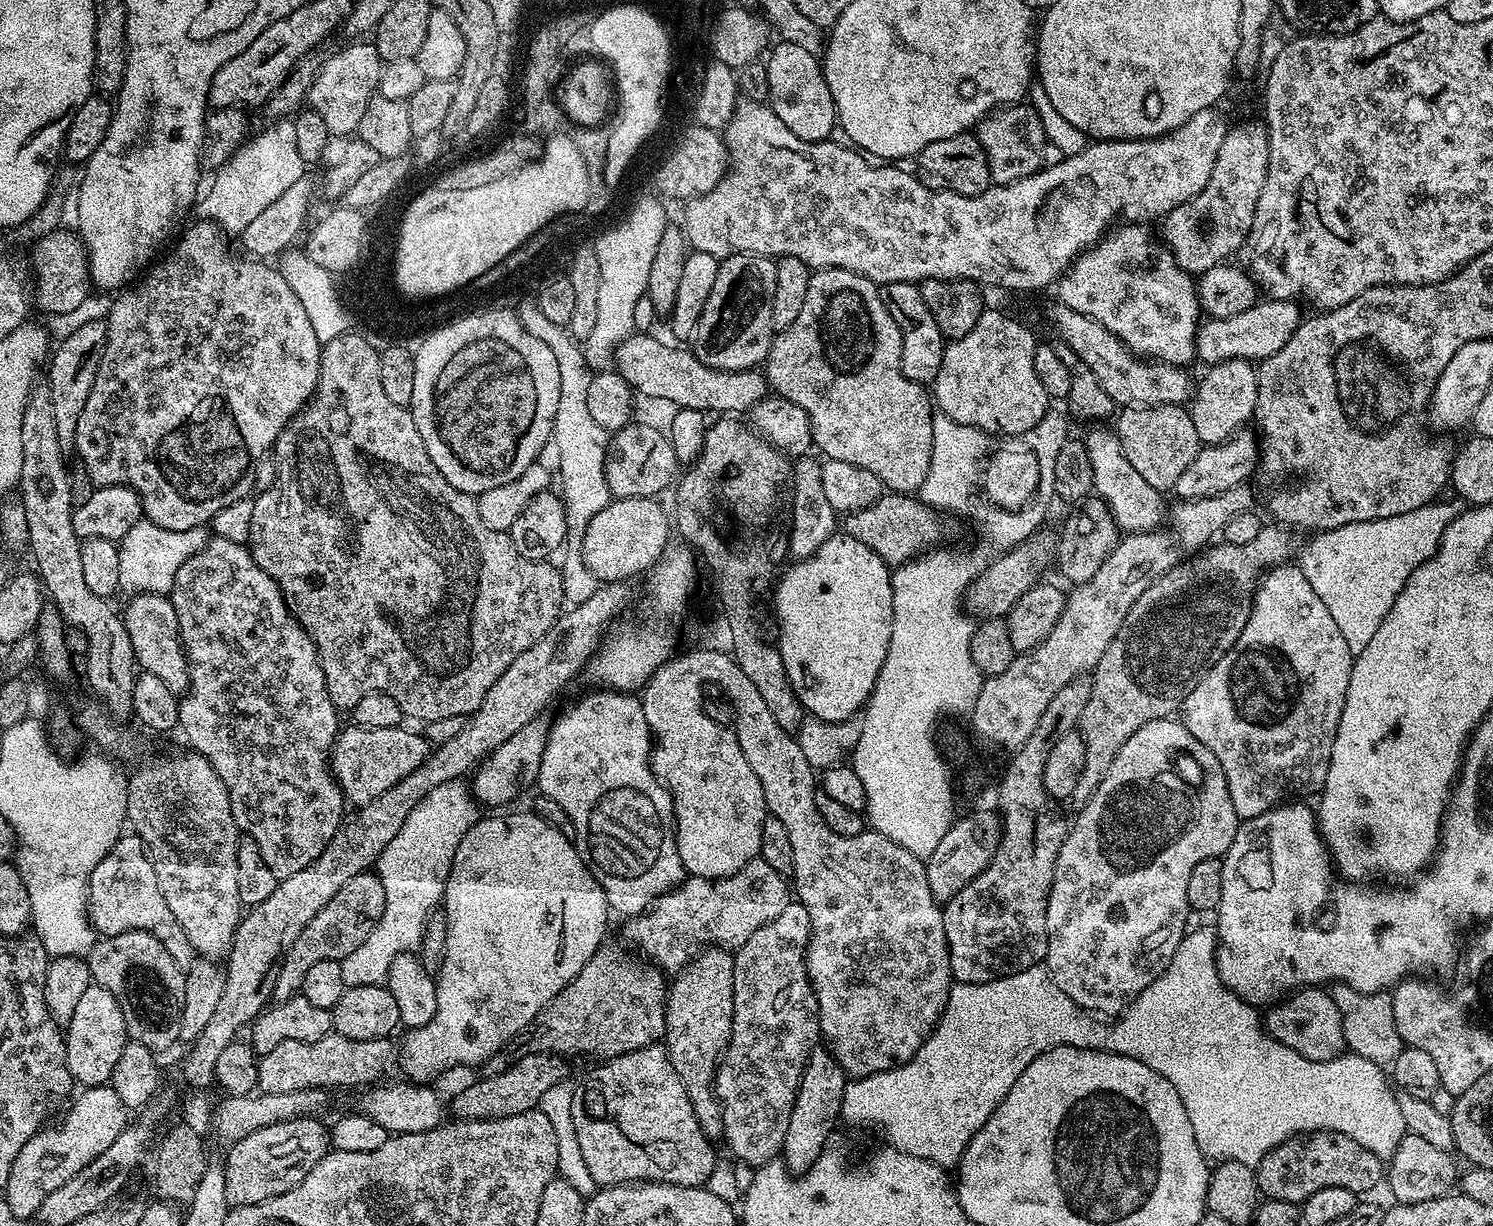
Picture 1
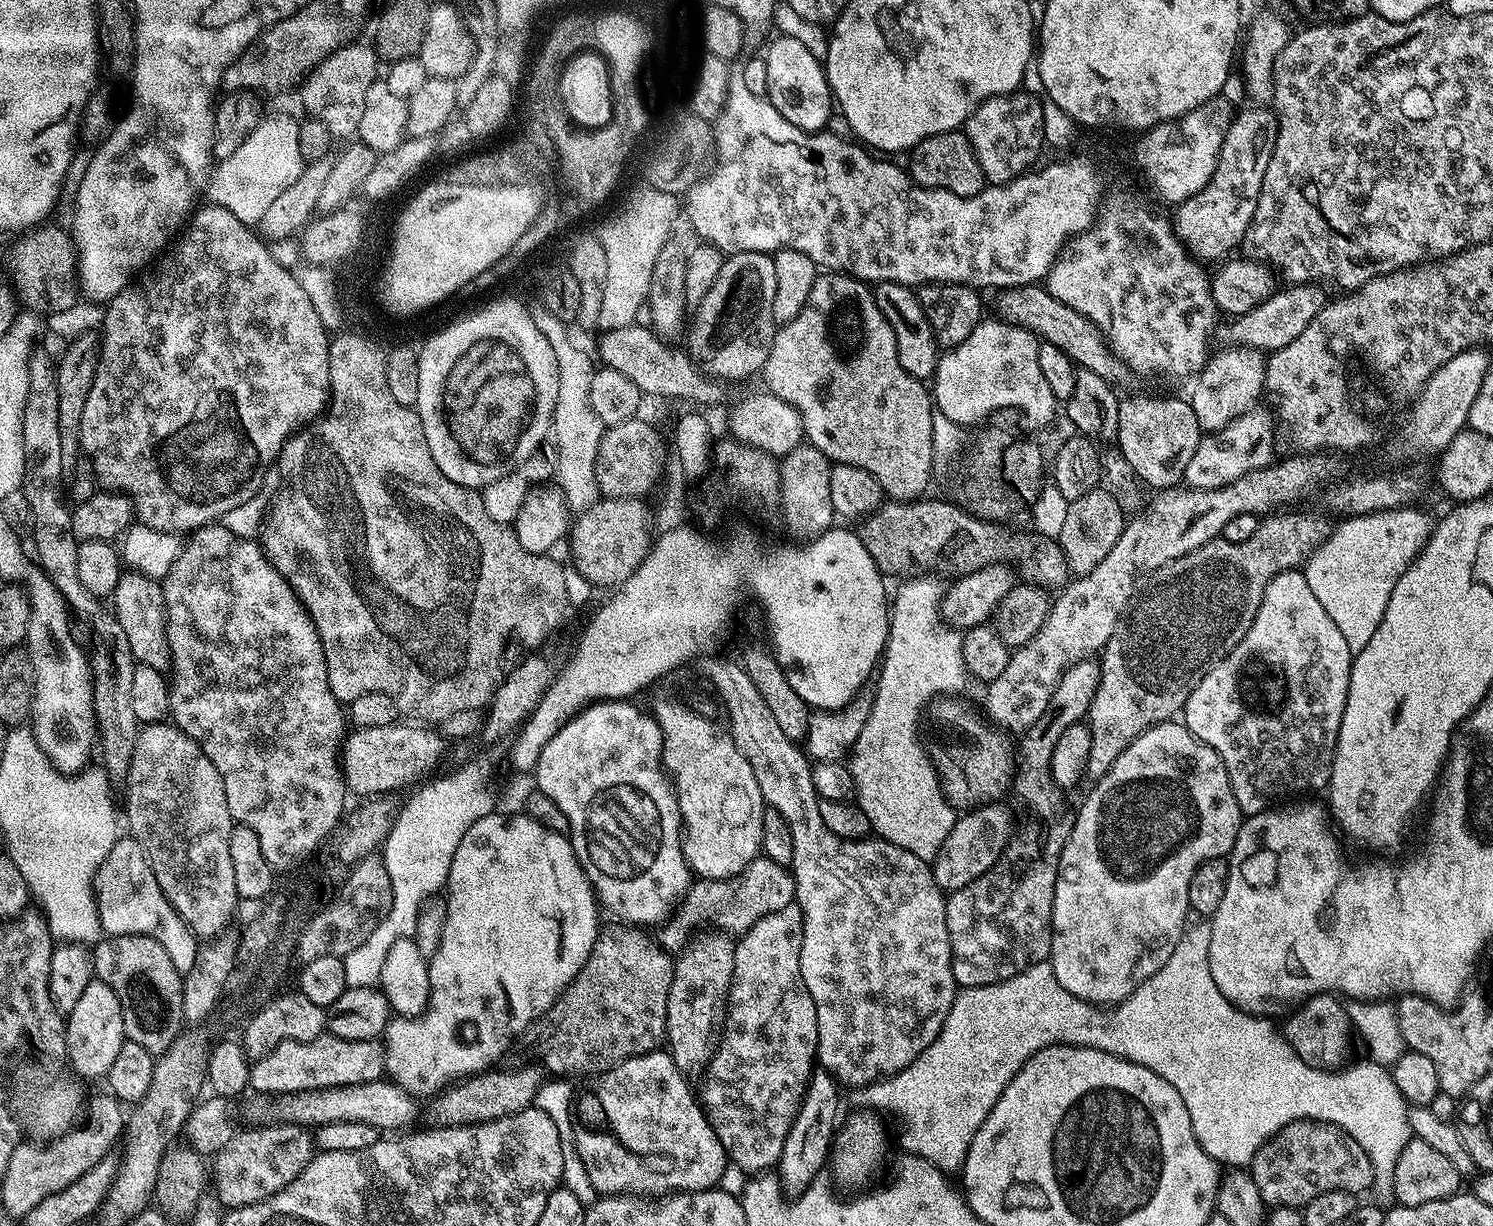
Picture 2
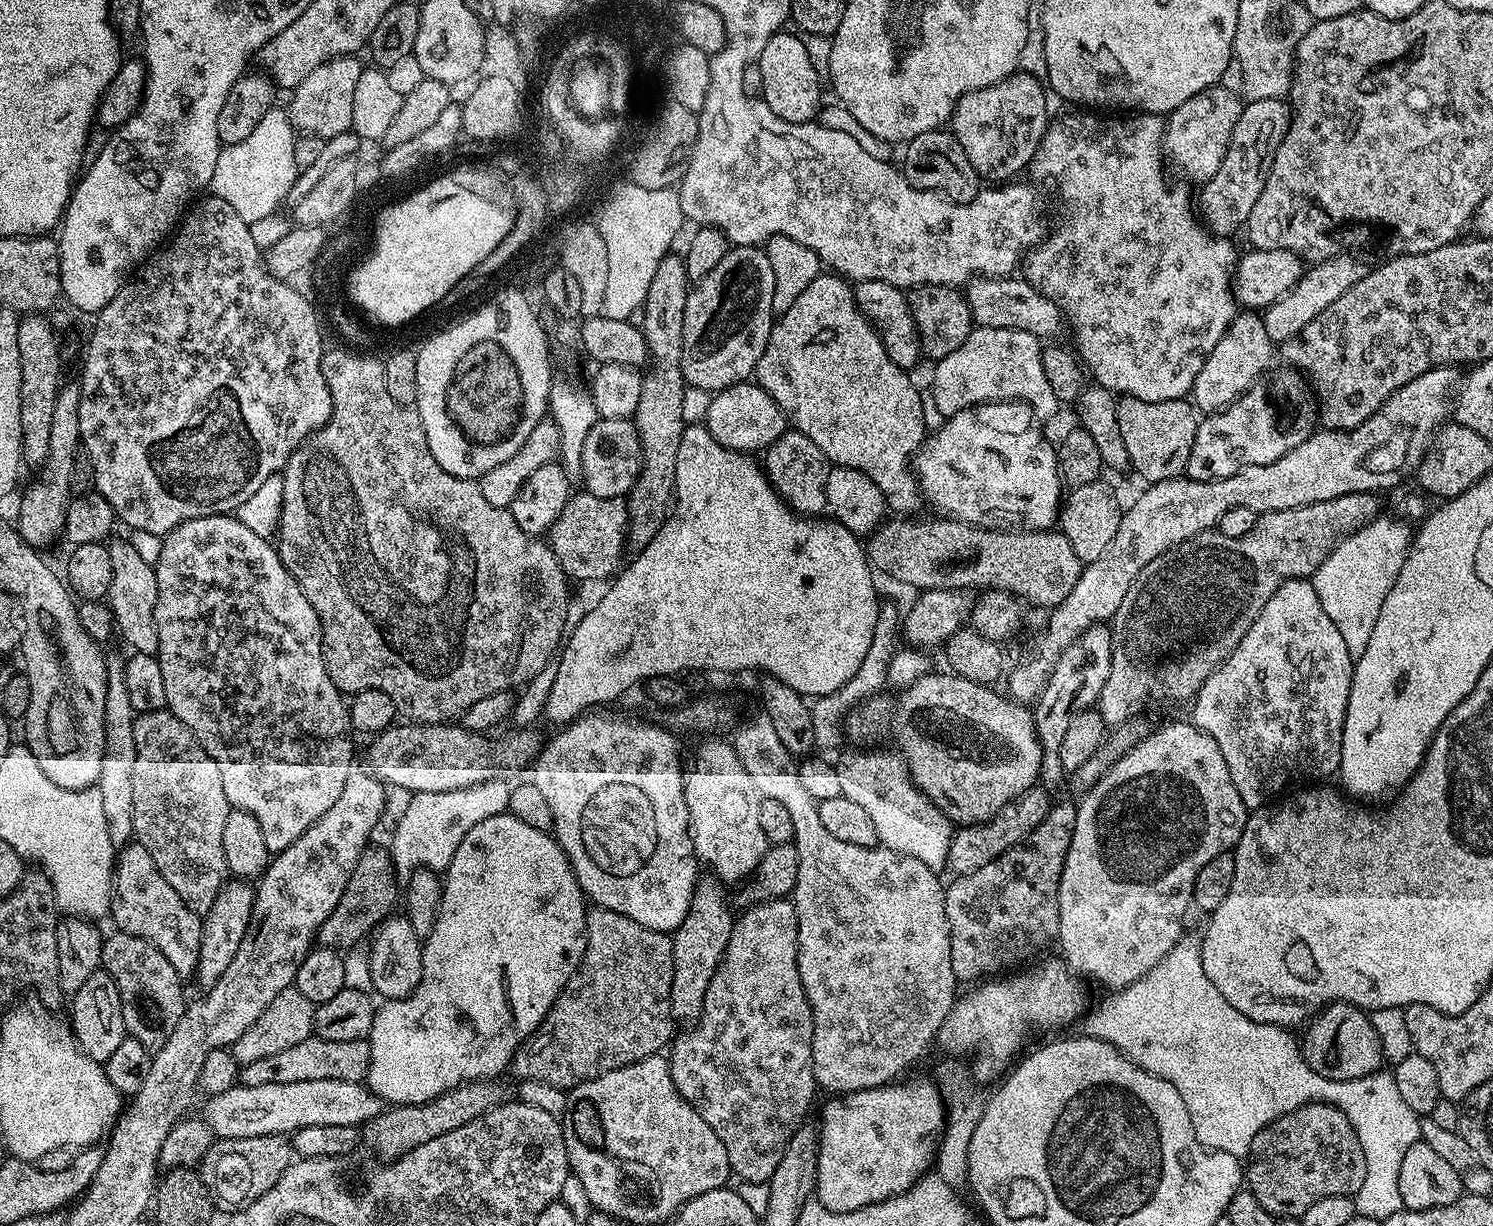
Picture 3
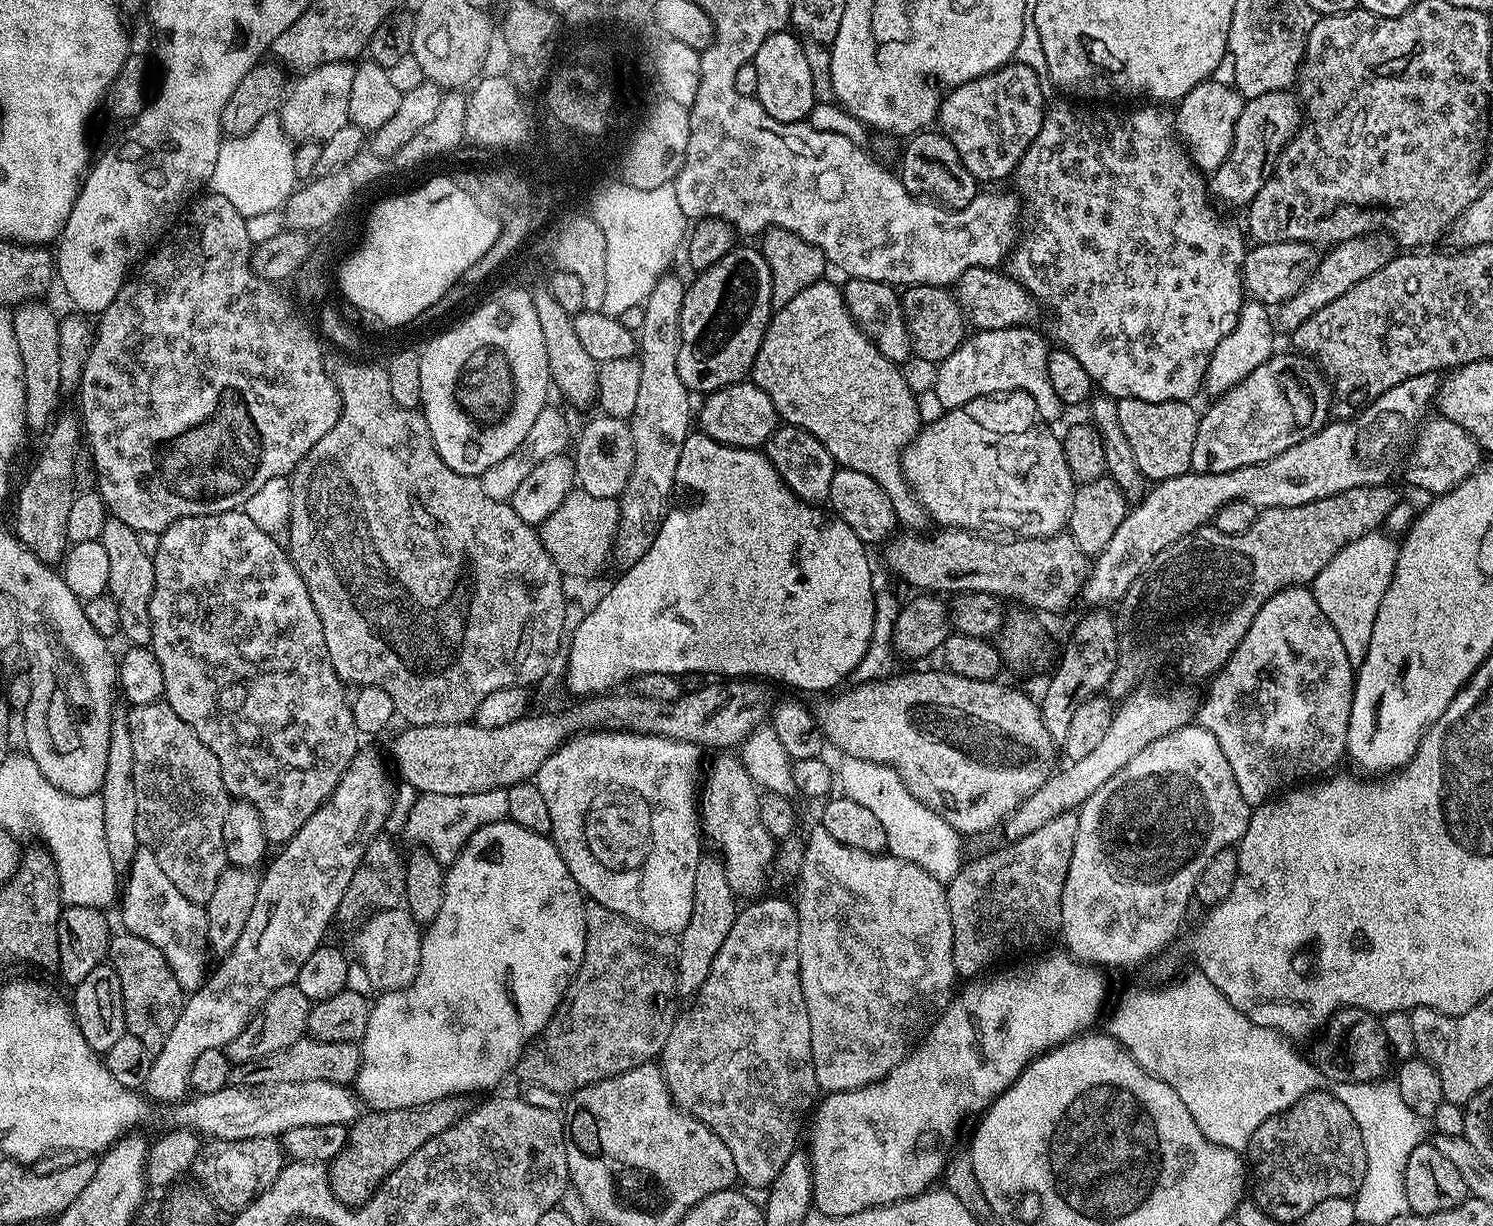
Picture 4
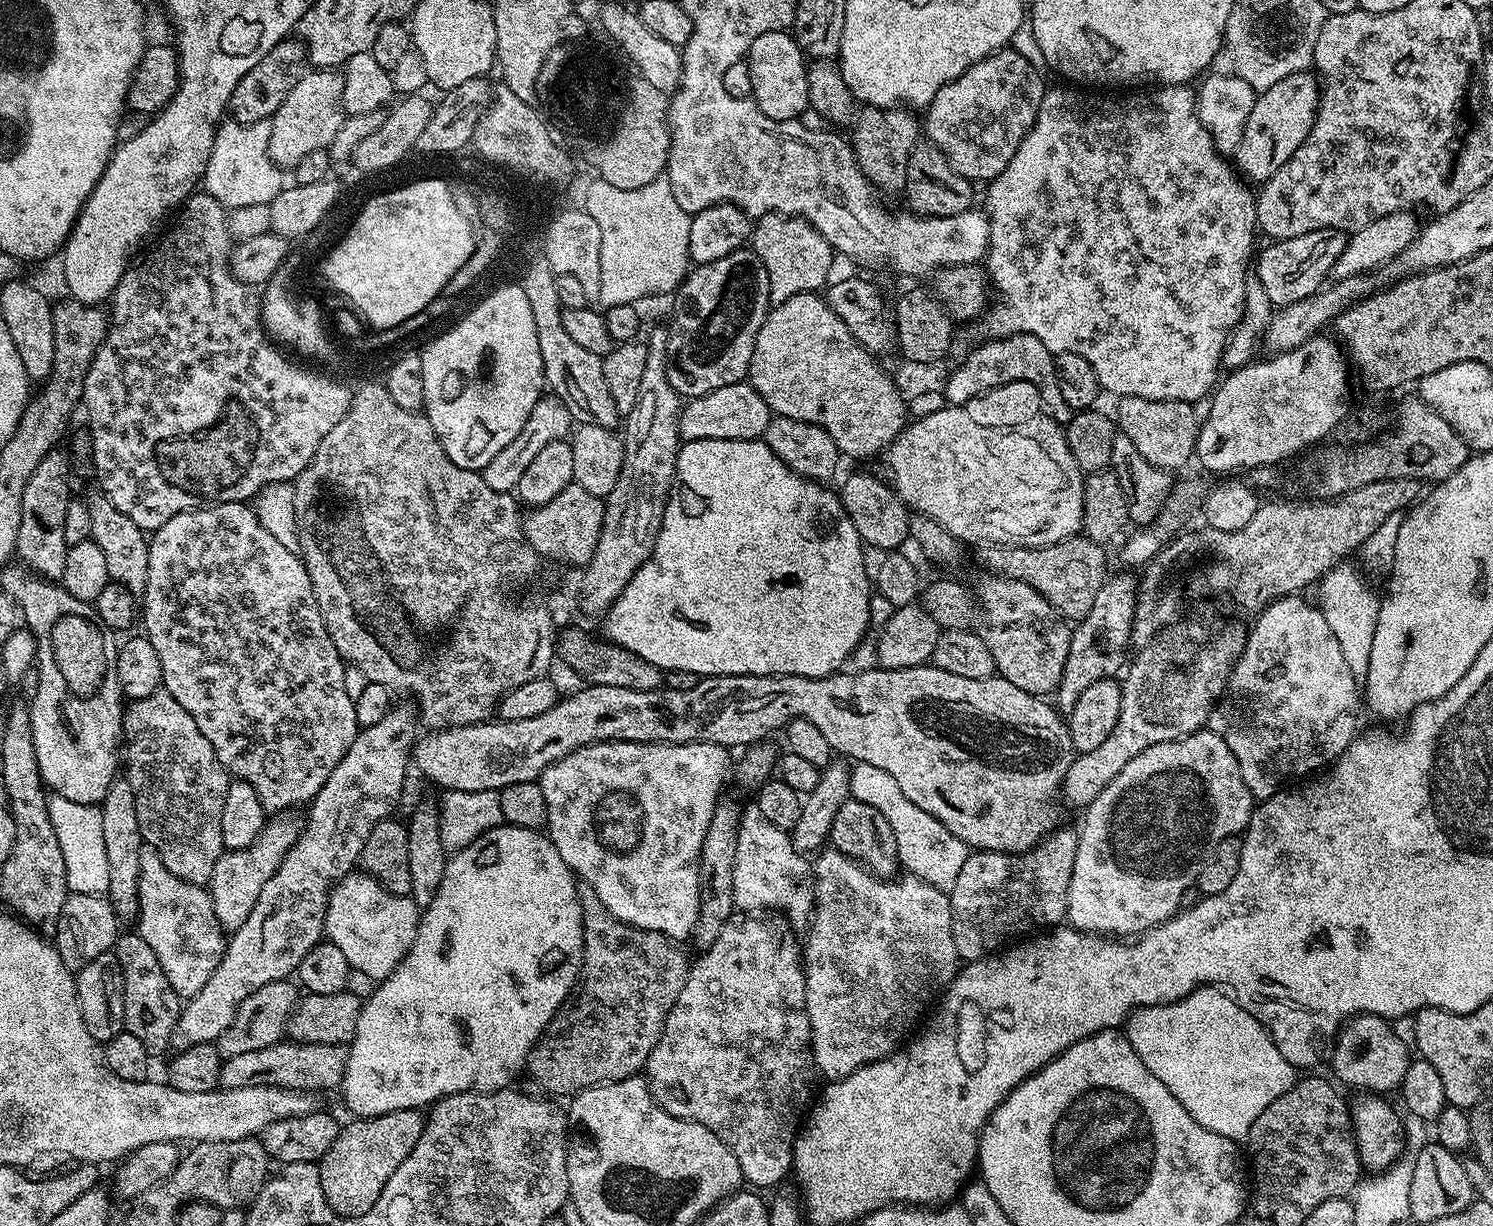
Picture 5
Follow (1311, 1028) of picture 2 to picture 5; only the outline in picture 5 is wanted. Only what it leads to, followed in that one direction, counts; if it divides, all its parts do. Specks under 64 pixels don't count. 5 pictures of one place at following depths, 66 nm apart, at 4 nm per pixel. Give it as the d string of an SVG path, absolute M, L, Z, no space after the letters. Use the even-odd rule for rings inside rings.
M1353 1016L1340 1029L1331 1045L1331 1052L1335 1079L1352 1088L1369 1088L1372 1094L1395 1093L1410 1063L1409 1045L1394 1034L1391 1023L1382 1016Z

